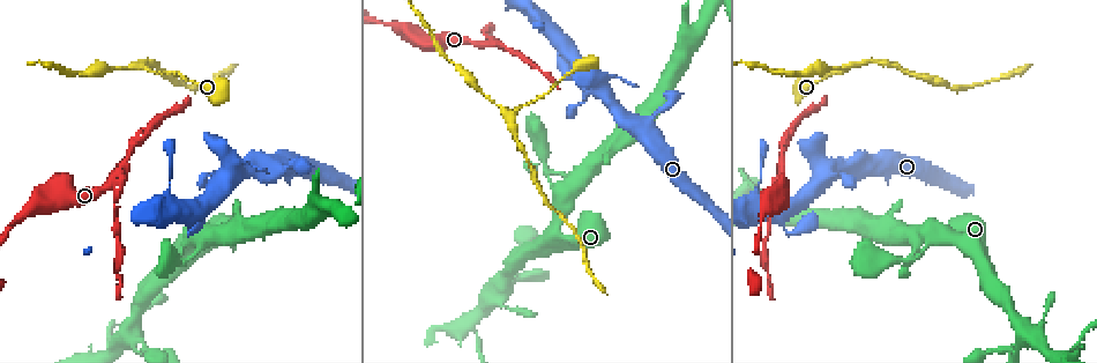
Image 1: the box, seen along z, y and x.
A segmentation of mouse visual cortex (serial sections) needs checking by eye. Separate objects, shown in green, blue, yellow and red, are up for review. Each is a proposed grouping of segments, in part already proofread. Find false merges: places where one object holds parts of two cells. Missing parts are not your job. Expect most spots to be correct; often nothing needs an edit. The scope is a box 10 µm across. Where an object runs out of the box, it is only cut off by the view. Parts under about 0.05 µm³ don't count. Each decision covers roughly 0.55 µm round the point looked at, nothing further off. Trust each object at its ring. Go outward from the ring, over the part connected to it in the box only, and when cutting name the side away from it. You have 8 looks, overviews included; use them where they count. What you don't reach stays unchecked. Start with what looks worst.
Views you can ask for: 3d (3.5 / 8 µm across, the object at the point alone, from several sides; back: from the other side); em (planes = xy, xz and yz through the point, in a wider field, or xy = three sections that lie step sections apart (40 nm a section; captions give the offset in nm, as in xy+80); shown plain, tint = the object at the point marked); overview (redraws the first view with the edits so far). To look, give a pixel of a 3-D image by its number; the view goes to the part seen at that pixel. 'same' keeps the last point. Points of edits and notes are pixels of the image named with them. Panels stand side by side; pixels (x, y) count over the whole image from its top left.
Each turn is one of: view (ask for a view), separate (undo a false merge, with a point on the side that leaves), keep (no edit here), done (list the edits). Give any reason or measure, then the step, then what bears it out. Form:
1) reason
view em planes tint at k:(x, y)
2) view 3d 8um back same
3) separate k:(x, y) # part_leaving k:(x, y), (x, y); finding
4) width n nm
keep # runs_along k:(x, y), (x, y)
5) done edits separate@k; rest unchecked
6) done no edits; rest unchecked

sudden change in width
view em planes tint at 1:(136, 338)

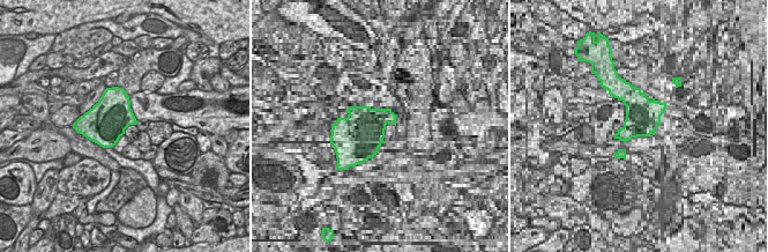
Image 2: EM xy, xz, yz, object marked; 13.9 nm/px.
view 3d 3.5um same

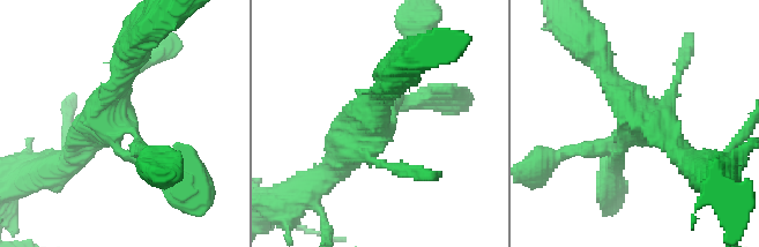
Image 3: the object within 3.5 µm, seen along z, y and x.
keep # runs_along 3:(597, 58), (689, 161); all the same cell

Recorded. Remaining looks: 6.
branch point
view 3d 3.5um at 1:(852, 65)

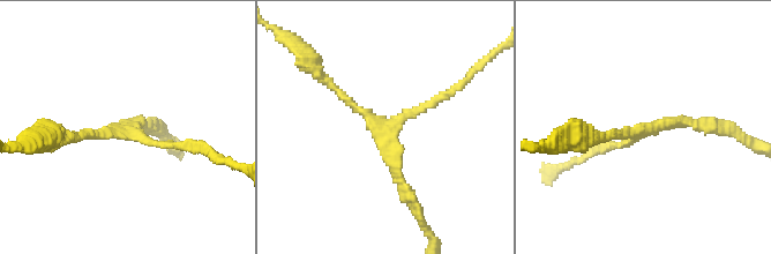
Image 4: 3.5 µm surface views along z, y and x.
view em xy step 2 tint at 4:(389, 129)

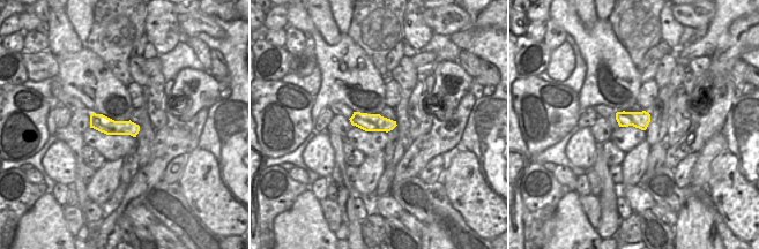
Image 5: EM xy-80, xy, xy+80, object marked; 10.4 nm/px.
keep # runs_along 5:(92, 118), (110, 127), (136, 128); continuous, no second cell

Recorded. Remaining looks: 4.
sharp bend
view 3d 8um back at 1:(565, 69)

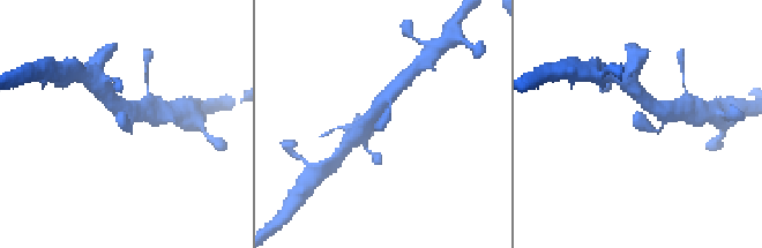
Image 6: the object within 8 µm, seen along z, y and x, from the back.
view 3d 3.5um same

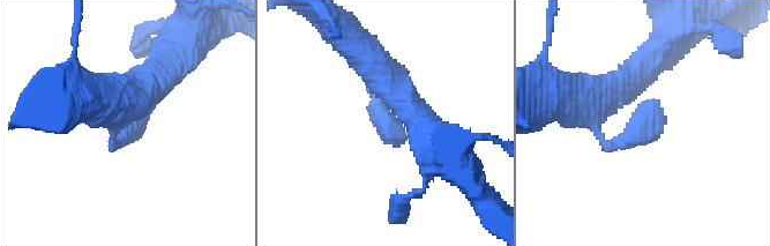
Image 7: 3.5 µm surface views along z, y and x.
need the tissue
view em xy step 2 tint at 7:(124, 132)

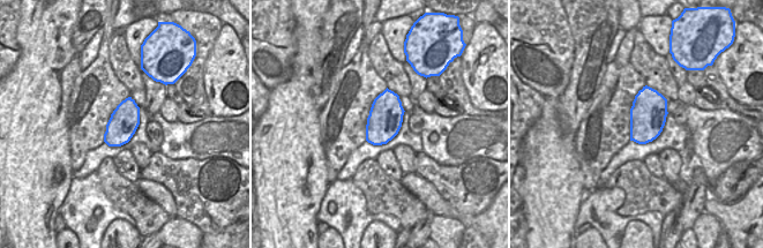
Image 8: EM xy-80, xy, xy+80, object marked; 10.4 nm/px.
keep # runs_along 7:(589, 111), (606, 142), (623, 142), (659, 99); continuous, no second cell

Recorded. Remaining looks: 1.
done no edits; rest unchecked

